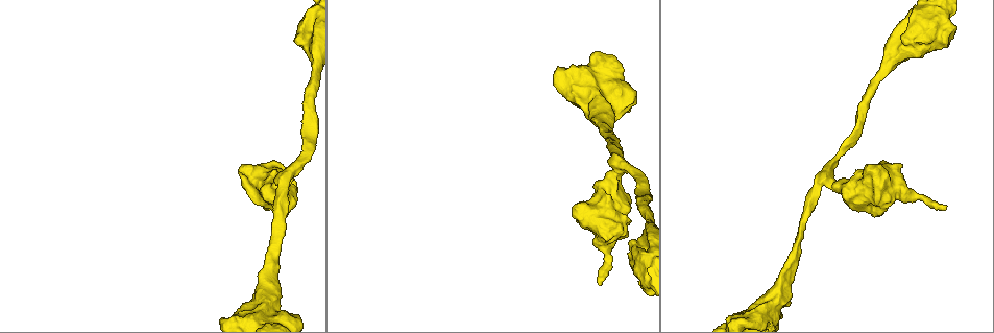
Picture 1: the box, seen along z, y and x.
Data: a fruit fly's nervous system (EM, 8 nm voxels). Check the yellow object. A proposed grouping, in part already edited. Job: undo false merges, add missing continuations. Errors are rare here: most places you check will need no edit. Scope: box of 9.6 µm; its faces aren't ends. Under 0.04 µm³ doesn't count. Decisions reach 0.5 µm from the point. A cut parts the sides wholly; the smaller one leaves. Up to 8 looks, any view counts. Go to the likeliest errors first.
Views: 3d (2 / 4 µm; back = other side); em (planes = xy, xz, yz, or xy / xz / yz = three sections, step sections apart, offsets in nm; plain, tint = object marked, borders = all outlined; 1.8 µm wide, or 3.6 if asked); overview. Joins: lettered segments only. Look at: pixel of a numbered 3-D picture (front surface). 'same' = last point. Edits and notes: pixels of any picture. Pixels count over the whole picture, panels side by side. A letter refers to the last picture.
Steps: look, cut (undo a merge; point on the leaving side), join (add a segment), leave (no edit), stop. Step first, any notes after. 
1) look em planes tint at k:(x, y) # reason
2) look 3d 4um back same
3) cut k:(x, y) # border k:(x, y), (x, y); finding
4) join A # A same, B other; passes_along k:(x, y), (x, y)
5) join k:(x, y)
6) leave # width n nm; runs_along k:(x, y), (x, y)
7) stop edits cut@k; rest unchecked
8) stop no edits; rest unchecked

look 3d 4um at 1:(307, 28)

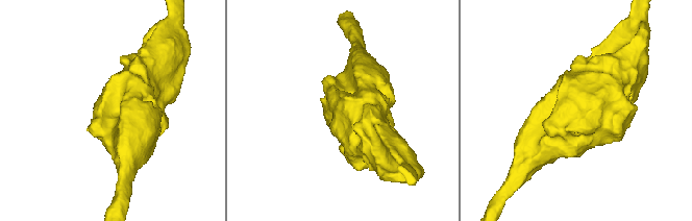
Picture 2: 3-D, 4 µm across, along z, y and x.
look em 3.6um xy step 16 tint at 2:(577, 110)

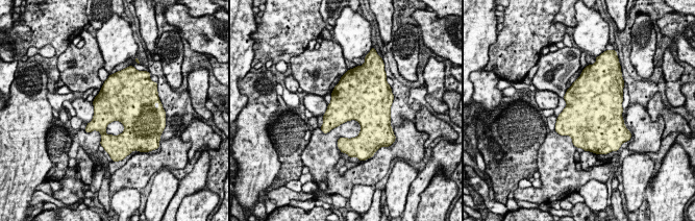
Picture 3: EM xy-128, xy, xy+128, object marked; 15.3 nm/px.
look em 3.6um planes borders same

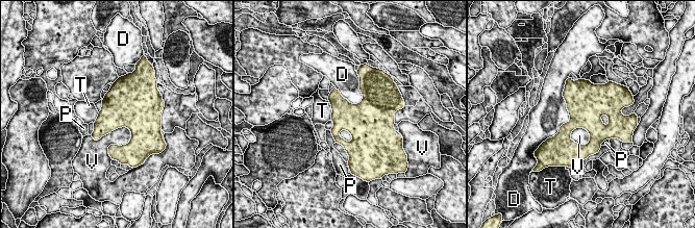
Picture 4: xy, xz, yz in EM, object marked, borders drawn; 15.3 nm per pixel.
leave # width 500 nm; D other, P other, T other, V other; all the same neuron

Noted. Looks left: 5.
look em yz step 8 plain at 1:(287, 176) # two arms in line, one across

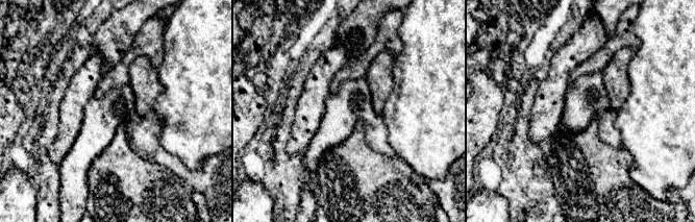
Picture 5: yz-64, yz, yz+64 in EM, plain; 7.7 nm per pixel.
look em yz step 8 borders same

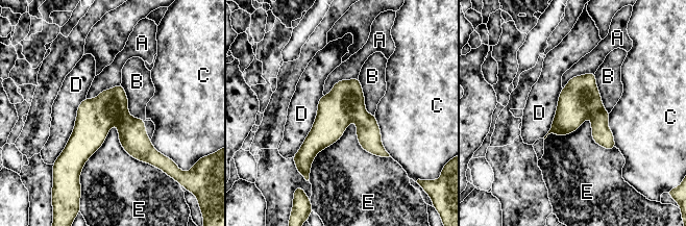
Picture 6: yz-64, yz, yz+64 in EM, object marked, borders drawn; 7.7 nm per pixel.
leave # A other, B other, C other, D other, E other; one neuron here

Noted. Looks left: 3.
look 3d 4um at 1:(946, 209) # branch stops here

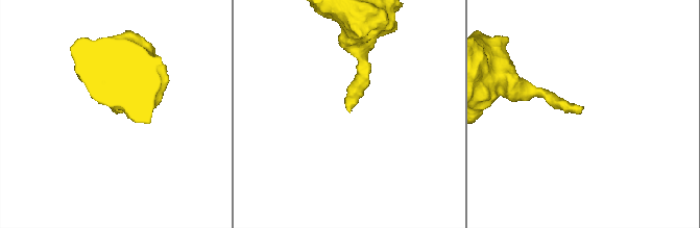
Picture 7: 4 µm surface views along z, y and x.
look em xz step 8 borders at 7:(578, 110)

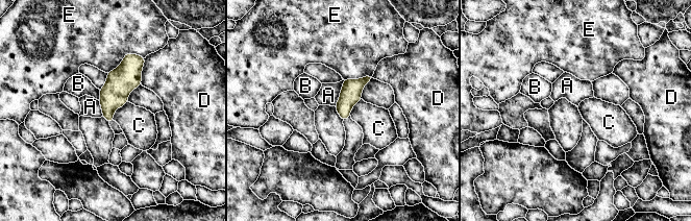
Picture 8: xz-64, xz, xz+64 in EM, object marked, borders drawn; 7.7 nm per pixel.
look em xy step 4 borders same

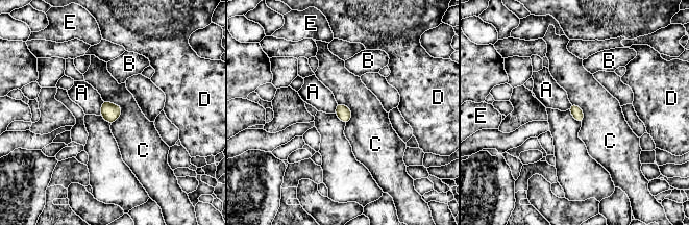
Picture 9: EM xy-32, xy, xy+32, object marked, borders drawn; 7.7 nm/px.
leave # A other, B other, C other, D other, E other; border 9:(103, 100), (122, 108), (111, 125); no lettered segment goes on from it

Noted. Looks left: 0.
stop no edits; rest unchecked

